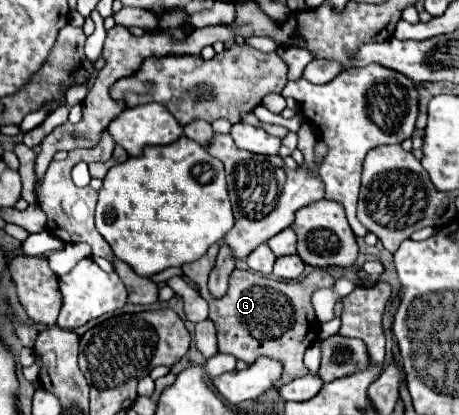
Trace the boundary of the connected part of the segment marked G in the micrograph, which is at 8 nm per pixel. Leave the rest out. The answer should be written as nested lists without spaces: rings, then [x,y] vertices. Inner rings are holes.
[[[214,244],[200,259],[192,261],[192,265],[182,265],[184,275],[188,275],[188,278],[198,285],[200,295],[210,305],[210,319],[216,323],[218,329],[218,351],[230,353],[236,359],[246,361],[248,365],[254,363],[258,355],[280,359],[284,363],[282,383],[290,383],[296,377],[306,375],[308,371],[302,363],[304,351],[320,335],[320,325],[312,307],[312,293],[324,287],[332,287],[336,279],[324,269],[308,273],[302,281],[278,281],[252,271],[234,269],[230,275],[228,293],[222,299],[212,299],[207,284],[219,249],[220,246]]]

